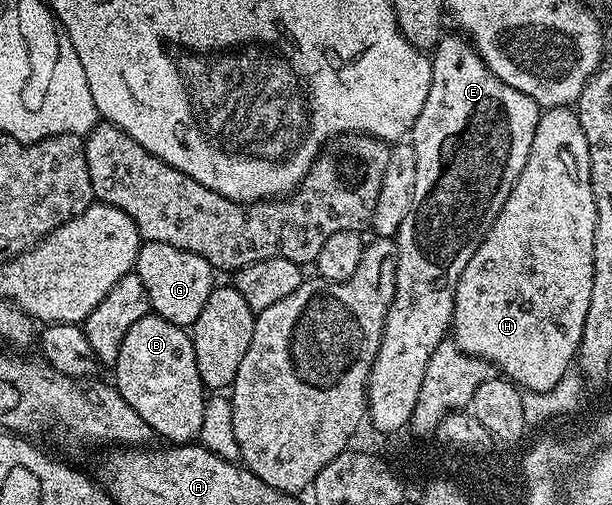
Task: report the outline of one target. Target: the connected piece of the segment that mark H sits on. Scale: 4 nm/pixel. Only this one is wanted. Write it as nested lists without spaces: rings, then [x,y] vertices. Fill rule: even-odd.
[[[572,106],[551,107],[542,110],[535,137],[531,141],[531,153],[527,157],[527,165],[523,173],[513,183],[511,193],[491,229],[485,234],[485,240],[475,249],[475,257],[467,261],[467,269],[459,277],[455,285],[453,298],[453,321],[451,338],[463,349],[463,353],[474,355],[498,368],[500,374],[525,391],[546,391],[564,377],[565,372],[574,366],[577,350],[583,337],[583,321],[587,321],[587,305],[591,305],[591,277],[593,276],[593,242],[595,241],[595,197],[591,193],[591,161],[587,137],[583,137],[583,125],[579,125],[579,117]]]

